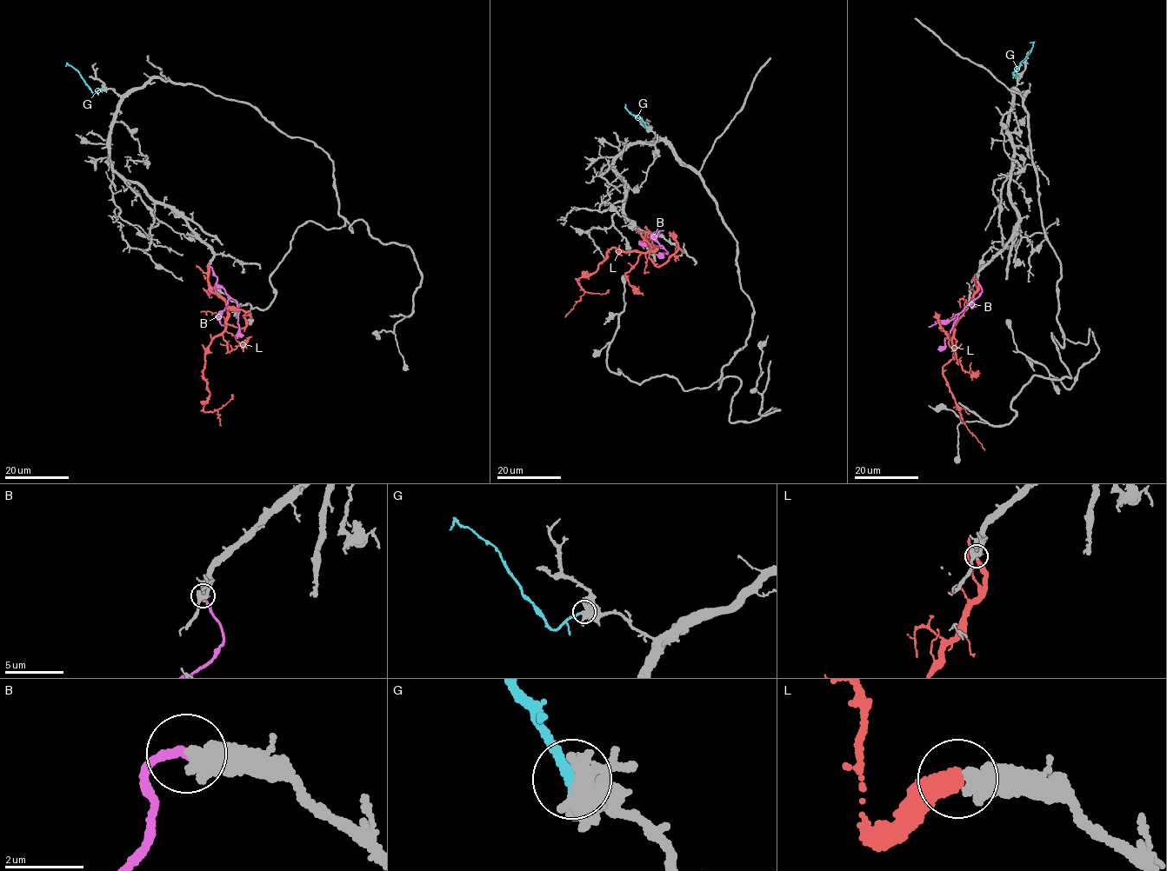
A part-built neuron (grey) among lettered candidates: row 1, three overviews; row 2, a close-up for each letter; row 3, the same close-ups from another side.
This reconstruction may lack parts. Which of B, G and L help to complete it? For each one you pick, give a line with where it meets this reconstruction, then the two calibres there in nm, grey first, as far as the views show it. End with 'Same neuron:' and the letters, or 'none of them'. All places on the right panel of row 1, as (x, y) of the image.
L: Touches grey at (976, 279). Thickness 500 nm (grey) against 320 nm
Same neuron: L

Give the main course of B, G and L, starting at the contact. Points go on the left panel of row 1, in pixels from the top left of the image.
B: (209, 263), (216, 284), (236, 302), (237, 338)
G: (102, 88), (92, 92), (76, 69), (65, 65)
L: (209, 264), (208, 284), (225, 302), (227, 321), (204, 359), (209, 393), (203, 410), (217, 410), (220, 425)

